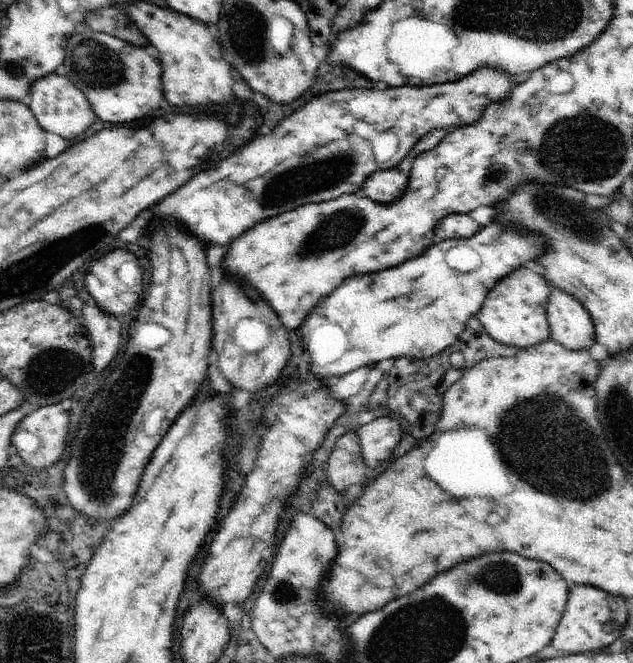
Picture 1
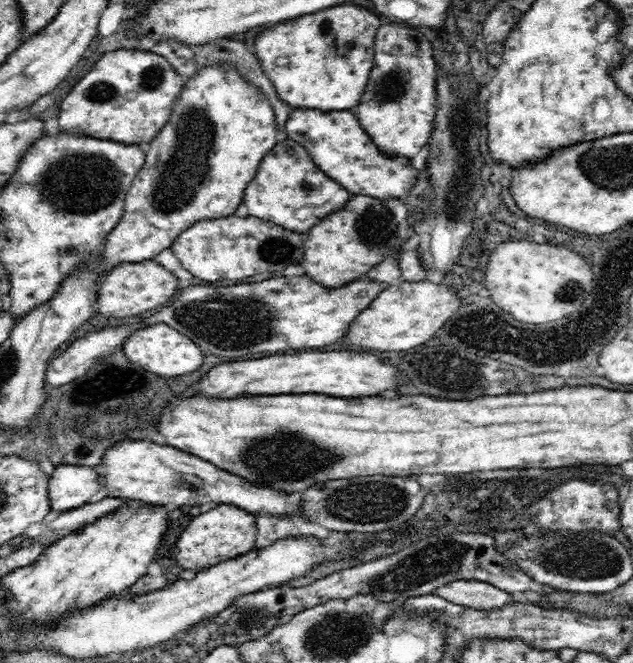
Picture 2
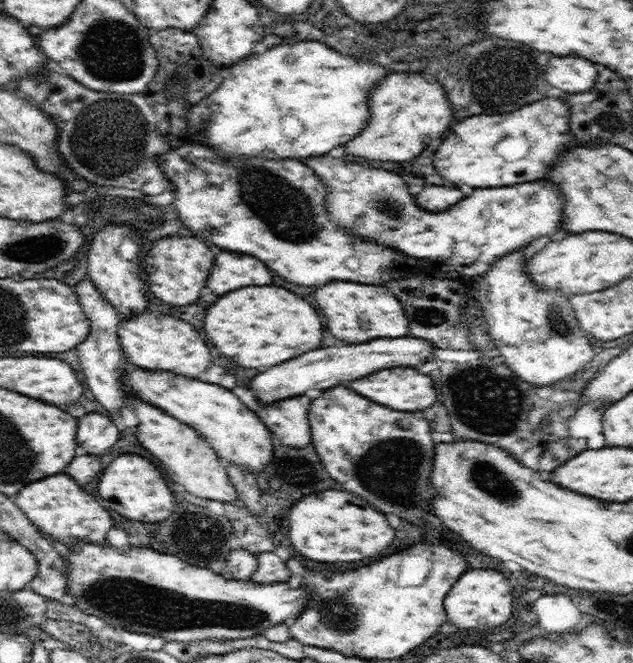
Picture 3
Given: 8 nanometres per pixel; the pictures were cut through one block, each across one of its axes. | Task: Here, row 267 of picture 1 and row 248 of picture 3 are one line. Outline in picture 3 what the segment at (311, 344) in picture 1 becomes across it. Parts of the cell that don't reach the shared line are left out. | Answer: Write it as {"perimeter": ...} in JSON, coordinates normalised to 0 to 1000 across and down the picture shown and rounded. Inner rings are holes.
{"perimeter":[[[518,232],[502,238],[480,238],[477,244],[512,273],[518,324],[524,335],[559,344],[559,353],[566,353],[569,359],[585,359],[600,368],[626,371],[638,383],[651,383],[660,386],[667,395],[679,395],[676,398],[679,409],[720,409],[724,415],[744,422],[750,416],[768,413],[768,407],[774,407],[774,401],[787,395],[793,386],[815,380],[856,356],[872,356],[888,347],[885,326],[893,305],[888,302],[888,288],[869,270],[859,268],[809,281],[750,284],[746,293],[735,296],[728,305],[708,315],[679,318],[659,311],[656,294],[648,293],[645,278],[630,262],[619,262],[613,256],[575,253],[569,247],[550,247],[540,237],[515,238],[515,235]]]}

